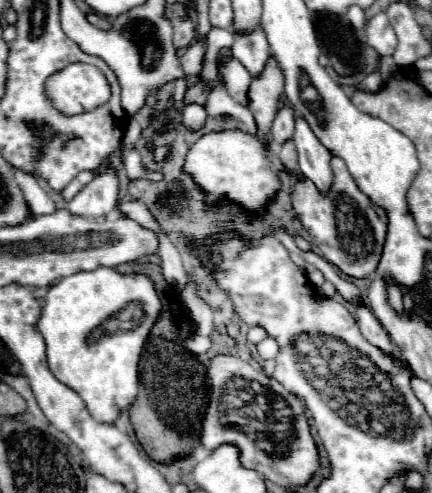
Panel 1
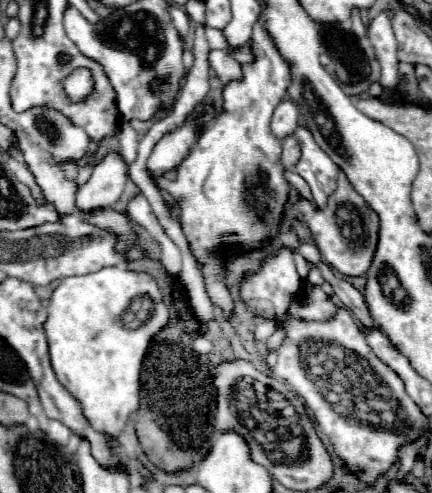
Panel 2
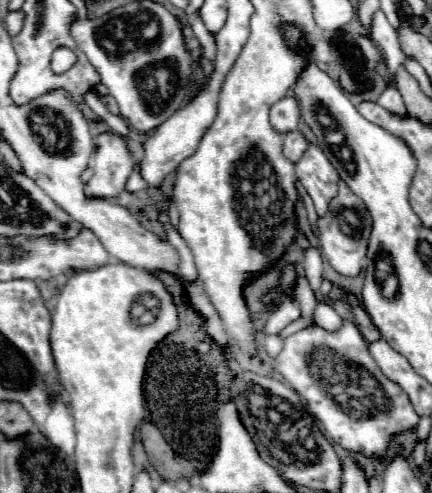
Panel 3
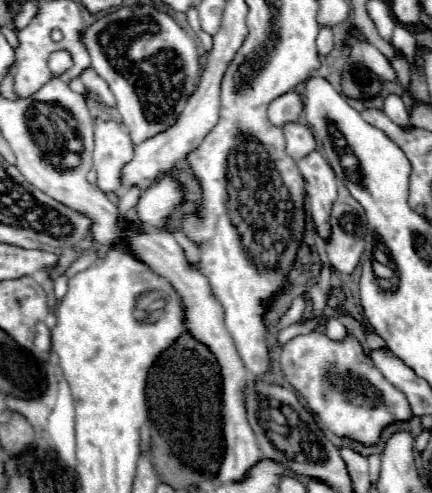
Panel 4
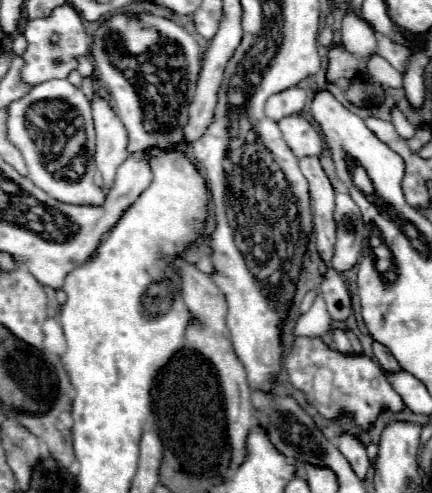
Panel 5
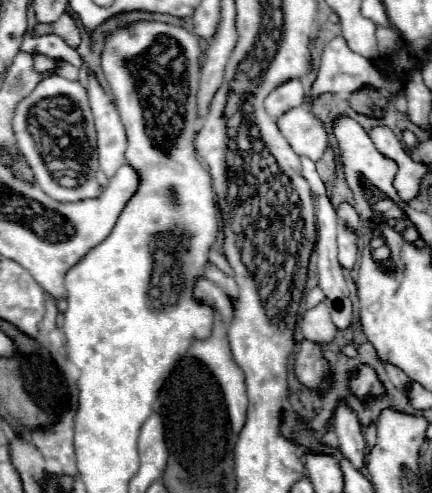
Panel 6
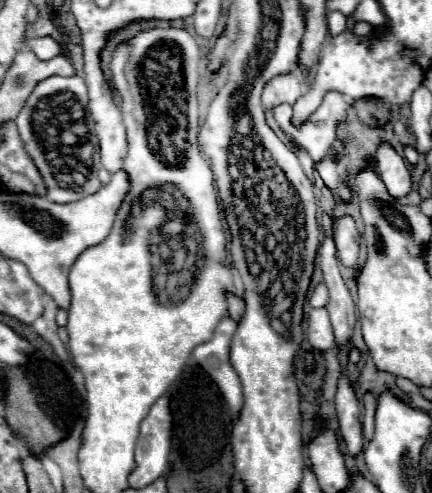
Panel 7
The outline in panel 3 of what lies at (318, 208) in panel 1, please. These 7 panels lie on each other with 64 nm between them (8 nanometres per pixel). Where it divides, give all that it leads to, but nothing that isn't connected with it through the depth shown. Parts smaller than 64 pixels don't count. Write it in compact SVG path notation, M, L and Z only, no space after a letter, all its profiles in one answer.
M342 180L338 196L330 202L328 214L318 220L318 228L320 228L320 250L324 258L330 262L330 266L344 276L356 276L362 270L362 260L366 256L372 222L370 216L366 214L364 202L358 196L354 196Z

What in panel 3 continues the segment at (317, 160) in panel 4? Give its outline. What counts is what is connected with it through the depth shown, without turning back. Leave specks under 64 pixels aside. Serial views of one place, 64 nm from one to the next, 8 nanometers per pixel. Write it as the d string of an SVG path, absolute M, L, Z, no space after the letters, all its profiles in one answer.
M310 144L300 162L296 162L296 174L306 192L310 194L318 216L324 216L324 212L328 212L330 200L338 192L336 168L330 164L324 152L320 152L320 148Z

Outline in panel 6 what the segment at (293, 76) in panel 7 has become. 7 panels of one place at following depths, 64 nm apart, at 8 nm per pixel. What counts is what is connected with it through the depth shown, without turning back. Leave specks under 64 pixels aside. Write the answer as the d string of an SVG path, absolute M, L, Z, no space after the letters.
M288 80L284 84L280 84L278 88L274 88L266 100L264 100L264 108L272 118L278 118L280 114L284 114L288 108L300 106L304 98L304 88L300 84L300 80Z

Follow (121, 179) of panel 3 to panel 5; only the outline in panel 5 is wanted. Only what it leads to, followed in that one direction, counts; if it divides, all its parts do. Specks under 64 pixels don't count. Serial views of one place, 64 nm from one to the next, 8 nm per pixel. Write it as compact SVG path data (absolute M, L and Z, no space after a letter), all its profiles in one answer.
M94 92L92 96L92 114L94 114L94 126L96 126L94 162L104 176L104 188L110 188L114 182L116 168L130 156L126 152L128 136L126 136L124 124L120 122L116 112L110 108L108 100L102 98L98 92Z

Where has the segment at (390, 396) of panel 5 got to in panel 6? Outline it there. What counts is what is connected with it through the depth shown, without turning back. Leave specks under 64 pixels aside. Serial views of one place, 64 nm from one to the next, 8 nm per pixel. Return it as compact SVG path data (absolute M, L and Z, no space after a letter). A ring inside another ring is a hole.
M304 340L304 344L298 346L294 372L296 372L298 380L302 384L310 386L310 388L316 388L316 386L324 384L324 380L328 376L328 364L322 358L320 344L314 344L314 342ZM360 366L356 376L350 380L350 388L354 394L358 396L366 396L366 394L380 394L382 386L374 374L374 370L370 366Z

